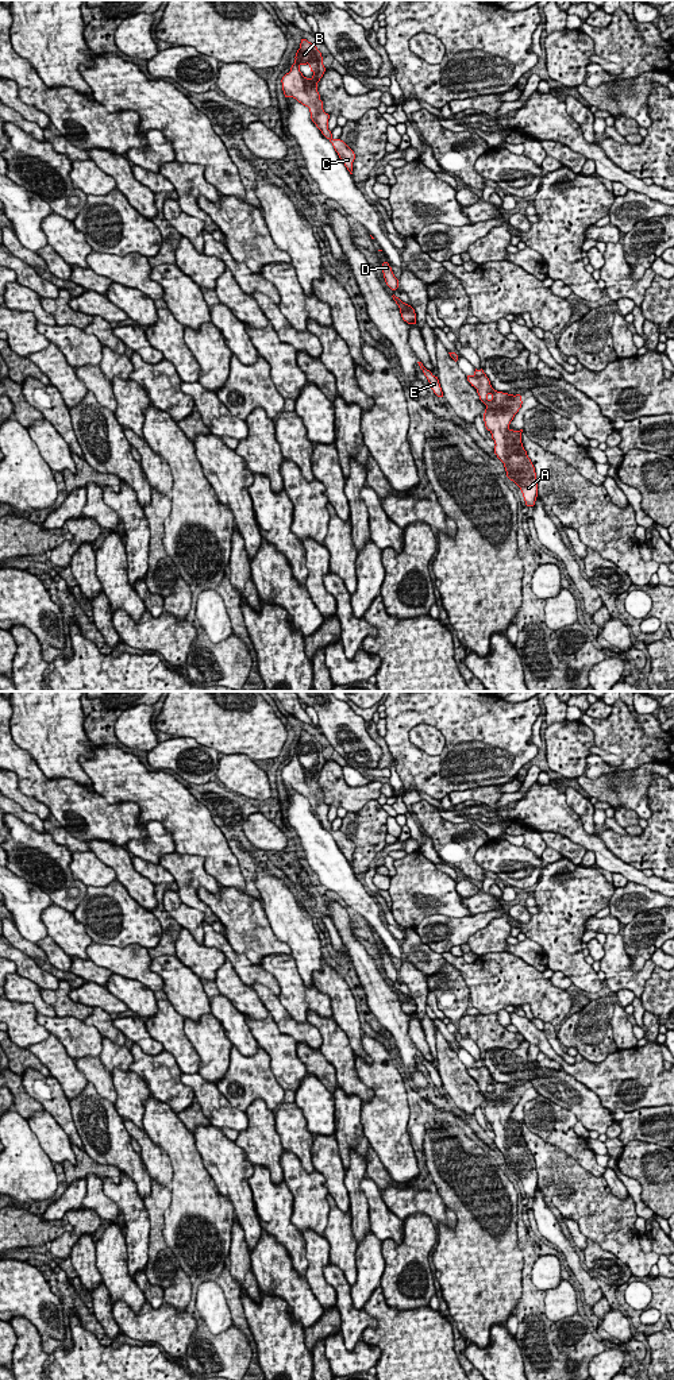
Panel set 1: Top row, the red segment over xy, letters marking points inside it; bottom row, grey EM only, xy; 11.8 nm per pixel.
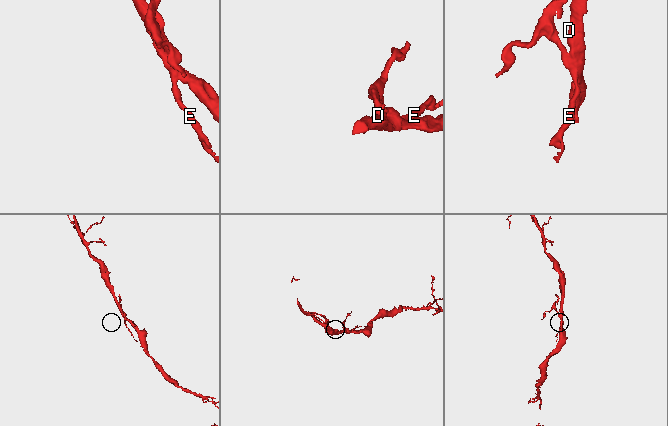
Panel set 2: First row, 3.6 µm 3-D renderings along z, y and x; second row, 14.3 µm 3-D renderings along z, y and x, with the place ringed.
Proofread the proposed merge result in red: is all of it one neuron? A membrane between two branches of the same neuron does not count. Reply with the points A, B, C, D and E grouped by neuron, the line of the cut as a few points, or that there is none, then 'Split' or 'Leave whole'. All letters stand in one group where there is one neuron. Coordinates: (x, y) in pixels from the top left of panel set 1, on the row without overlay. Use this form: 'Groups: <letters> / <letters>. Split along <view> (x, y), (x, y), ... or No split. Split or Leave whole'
Groups: A B C D / E. Split along xy (407, 995), (400, 1002). Split

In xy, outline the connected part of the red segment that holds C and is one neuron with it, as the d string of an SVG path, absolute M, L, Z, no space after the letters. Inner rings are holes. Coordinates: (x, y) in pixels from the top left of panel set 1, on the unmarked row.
M301 731L300 740L296 744L294 755L290 763L286 764L281 774L285 789L293 789L303 797L309 799L311 810L321 825L332 834L339 849L353 866L353 853L355 851L354 843L340 830L334 830L331 822L328 821L330 806L323 801L323 793L317 783L317 774L323 768L326 759L323 756L321 744L315 736L307 731ZM301 756L309 756L313 767L307 770L300 763Z

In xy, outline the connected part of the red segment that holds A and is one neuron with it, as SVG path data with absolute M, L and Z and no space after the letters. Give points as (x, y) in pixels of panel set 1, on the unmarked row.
M475 1060L473 1067L467 1067L467 1072L486 1096L484 1113L494 1132L494 1145L504 1155L507 1168L520 1179L525 1196L534 1198L538 1188L535 1159L521 1134L523 1121L509 1119L521 1099L521 1087L494 1082L482 1060Z

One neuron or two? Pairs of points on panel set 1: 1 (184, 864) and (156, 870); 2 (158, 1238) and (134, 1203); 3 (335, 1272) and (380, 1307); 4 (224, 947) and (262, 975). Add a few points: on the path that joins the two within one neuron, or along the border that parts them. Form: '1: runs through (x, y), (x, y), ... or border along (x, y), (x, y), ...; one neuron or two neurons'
1: border along (160, 863), (174, 881); two neurons
2: border along (143, 1201), (149, 1221), (149, 1257); two neurons
3: border along (364, 1309), (372, 1321); two neurons
4: runs through (232, 956), (253, 974); one neuron

